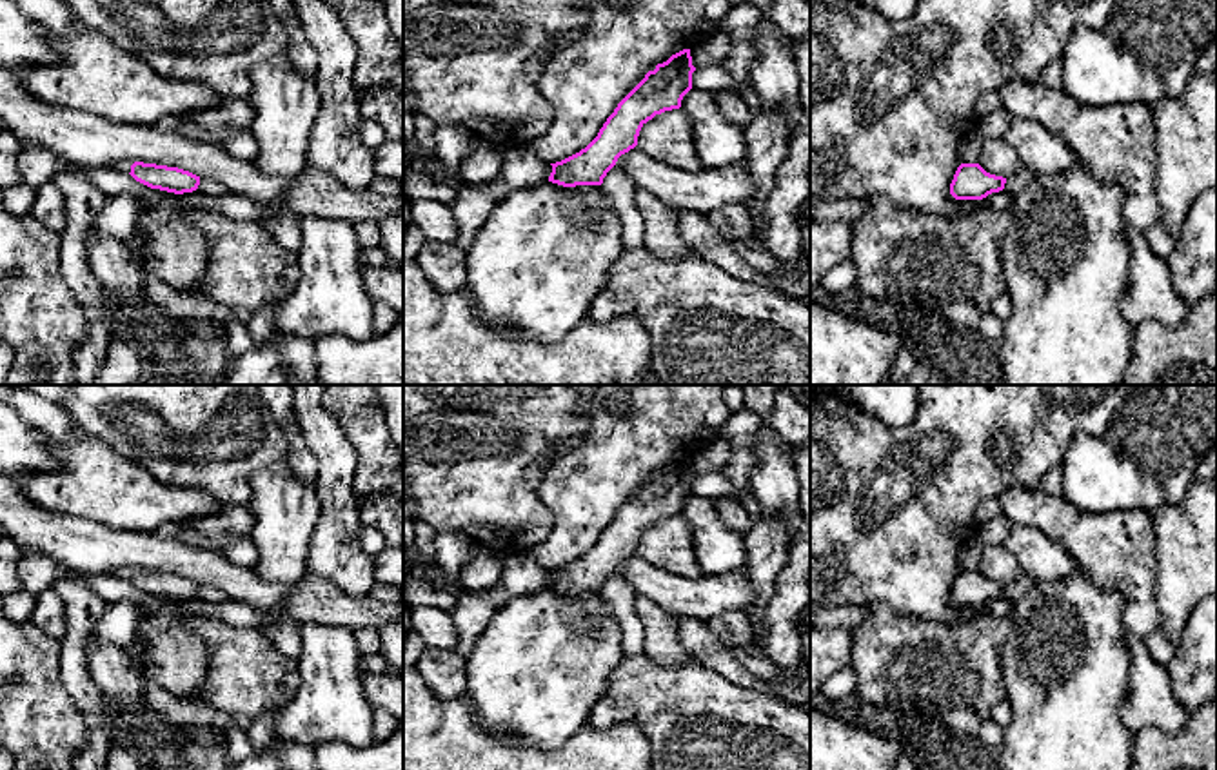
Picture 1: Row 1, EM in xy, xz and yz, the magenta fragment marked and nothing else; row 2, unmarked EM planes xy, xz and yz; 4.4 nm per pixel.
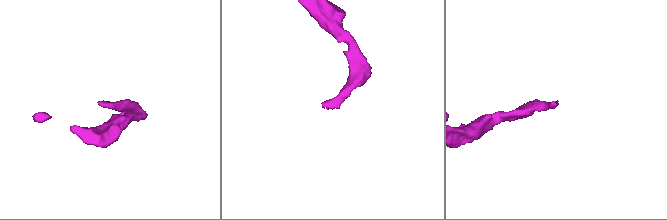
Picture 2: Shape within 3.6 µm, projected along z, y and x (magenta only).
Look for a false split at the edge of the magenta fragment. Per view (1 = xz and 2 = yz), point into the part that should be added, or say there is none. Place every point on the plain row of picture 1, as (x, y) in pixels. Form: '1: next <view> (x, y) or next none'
1: next none
2: next none

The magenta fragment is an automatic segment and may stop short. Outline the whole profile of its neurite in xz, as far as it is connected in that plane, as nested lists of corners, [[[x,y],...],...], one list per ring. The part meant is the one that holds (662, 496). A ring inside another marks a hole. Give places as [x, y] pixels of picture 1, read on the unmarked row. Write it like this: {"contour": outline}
{"contour": [[[683,456],[667,469],[658,470],[618,510],[585,556],[550,570],[549,588],[563,594],[601,592],[618,565],[638,552],[639,538],[648,527],[681,514],[683,503],[692,496],[694,478],[690,456]]]}

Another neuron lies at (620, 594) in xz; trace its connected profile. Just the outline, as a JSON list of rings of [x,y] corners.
[[[612,574],[601,590],[603,597],[621,623],[623,654],[636,656],[645,652],[645,628],[634,614],[634,587],[621,576]]]

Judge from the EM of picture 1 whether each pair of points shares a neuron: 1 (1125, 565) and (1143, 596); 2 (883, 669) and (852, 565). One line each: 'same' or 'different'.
1: same
2: different

